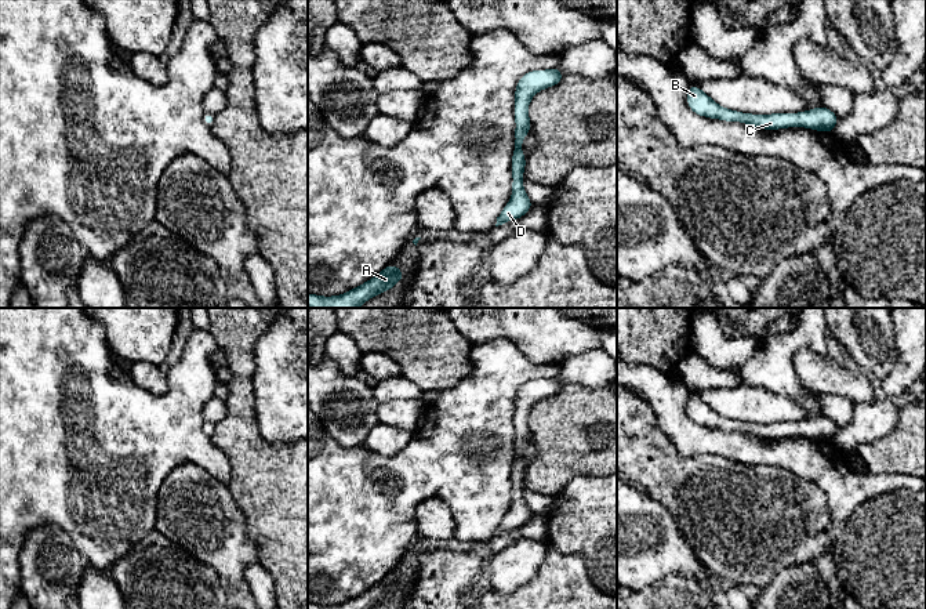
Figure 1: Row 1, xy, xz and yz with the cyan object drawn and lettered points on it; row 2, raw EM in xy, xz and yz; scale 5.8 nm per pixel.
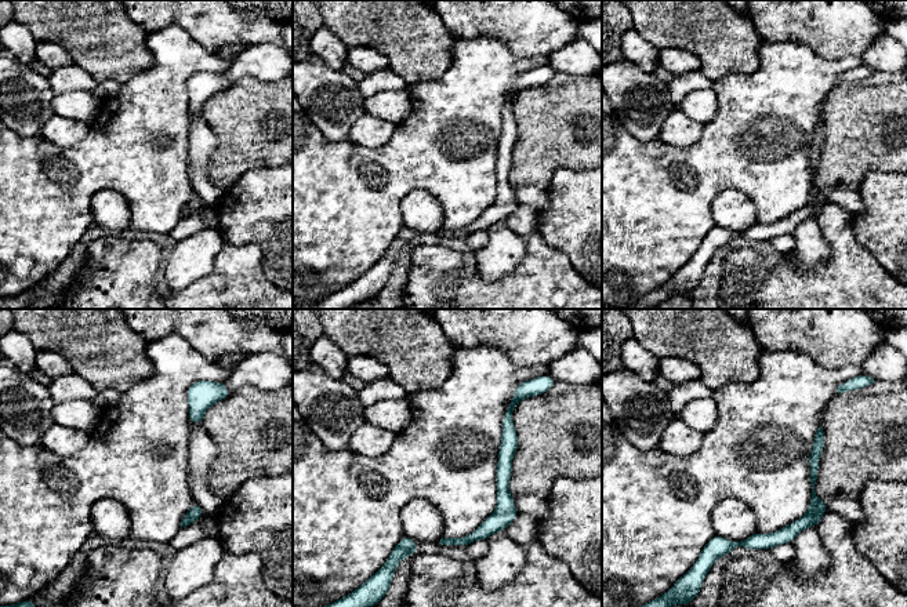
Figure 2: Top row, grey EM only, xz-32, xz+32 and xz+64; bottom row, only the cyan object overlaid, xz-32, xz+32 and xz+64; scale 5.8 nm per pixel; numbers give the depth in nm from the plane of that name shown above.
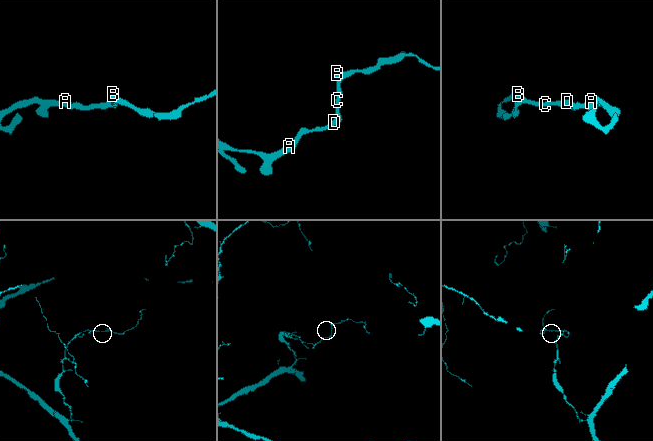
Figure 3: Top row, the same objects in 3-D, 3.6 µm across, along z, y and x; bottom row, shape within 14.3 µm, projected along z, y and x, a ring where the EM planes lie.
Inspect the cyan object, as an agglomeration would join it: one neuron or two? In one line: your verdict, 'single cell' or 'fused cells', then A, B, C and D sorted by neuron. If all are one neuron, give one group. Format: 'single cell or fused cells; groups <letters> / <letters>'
single cell; groups A B C D

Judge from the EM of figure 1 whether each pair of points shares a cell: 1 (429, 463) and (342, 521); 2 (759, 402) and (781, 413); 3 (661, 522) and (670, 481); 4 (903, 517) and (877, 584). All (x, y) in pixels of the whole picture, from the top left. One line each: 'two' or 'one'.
1: one
2: one
3: two
4: one

